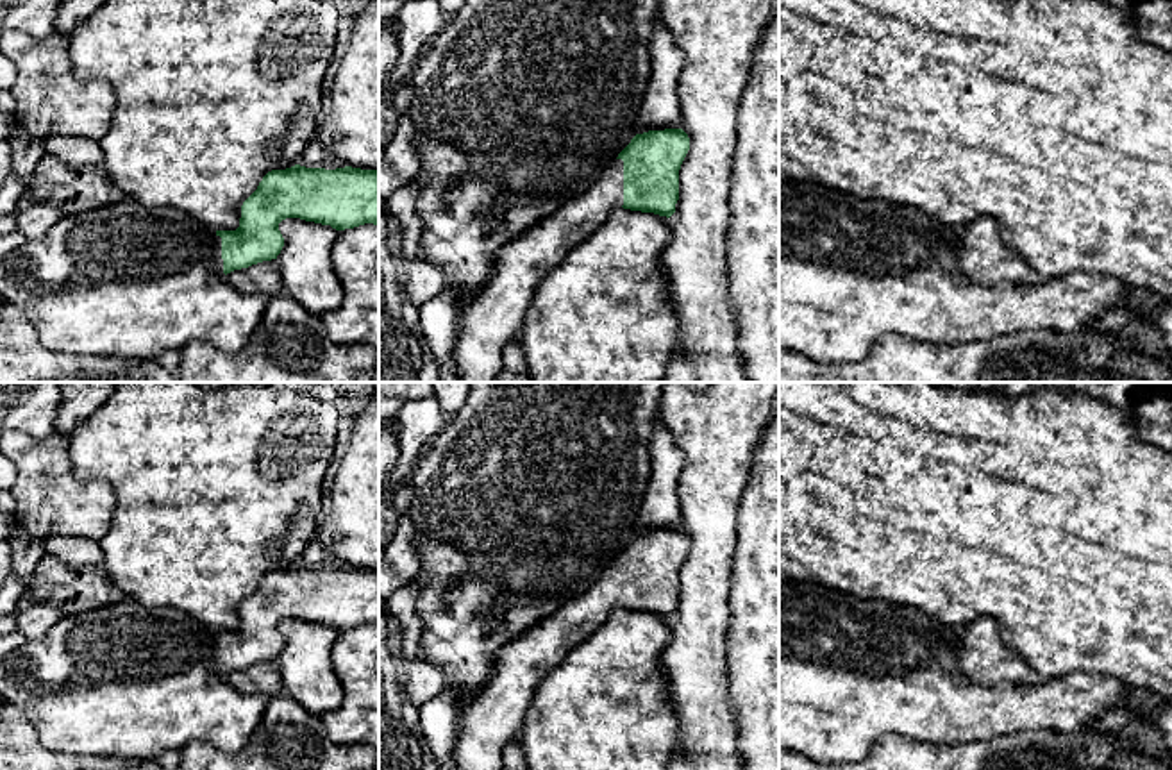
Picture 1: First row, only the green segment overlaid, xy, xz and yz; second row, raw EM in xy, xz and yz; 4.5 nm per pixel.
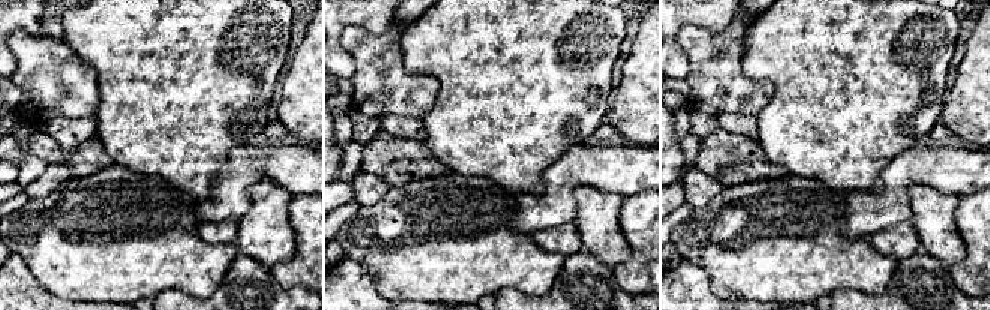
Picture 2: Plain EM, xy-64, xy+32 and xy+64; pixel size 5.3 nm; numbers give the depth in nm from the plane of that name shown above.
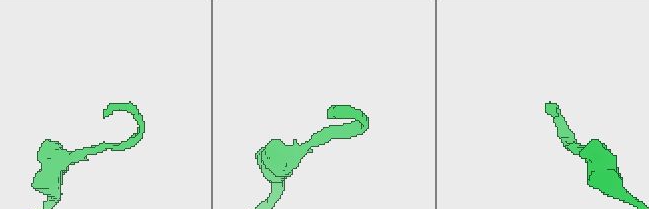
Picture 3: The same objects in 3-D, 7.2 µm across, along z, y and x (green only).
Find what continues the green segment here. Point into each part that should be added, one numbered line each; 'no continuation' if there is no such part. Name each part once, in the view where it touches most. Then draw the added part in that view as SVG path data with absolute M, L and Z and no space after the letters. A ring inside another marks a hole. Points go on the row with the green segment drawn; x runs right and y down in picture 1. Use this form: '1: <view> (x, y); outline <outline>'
1: xz (493, 317); outline M624 161L609 163L581 195L511 239L486 284L459 313L454 341L457 382L491 382L502 348L518 336L541 279L624 205Z

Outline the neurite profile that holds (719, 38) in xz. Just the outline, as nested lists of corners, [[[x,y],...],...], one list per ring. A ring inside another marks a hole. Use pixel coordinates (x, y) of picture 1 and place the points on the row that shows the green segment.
[[[659,0],[659,16],[684,52],[679,70],[677,96],[682,113],[682,130],[690,150],[679,170],[679,200],[668,218],[672,238],[661,250],[661,266],[668,284],[670,305],[677,314],[675,357],[684,357],[695,368],[693,382],[749,382],[740,352],[740,334],[727,279],[729,188],[732,159],[738,146],[738,113],[741,95],[750,77],[754,52],[772,20],[779,0]]]

